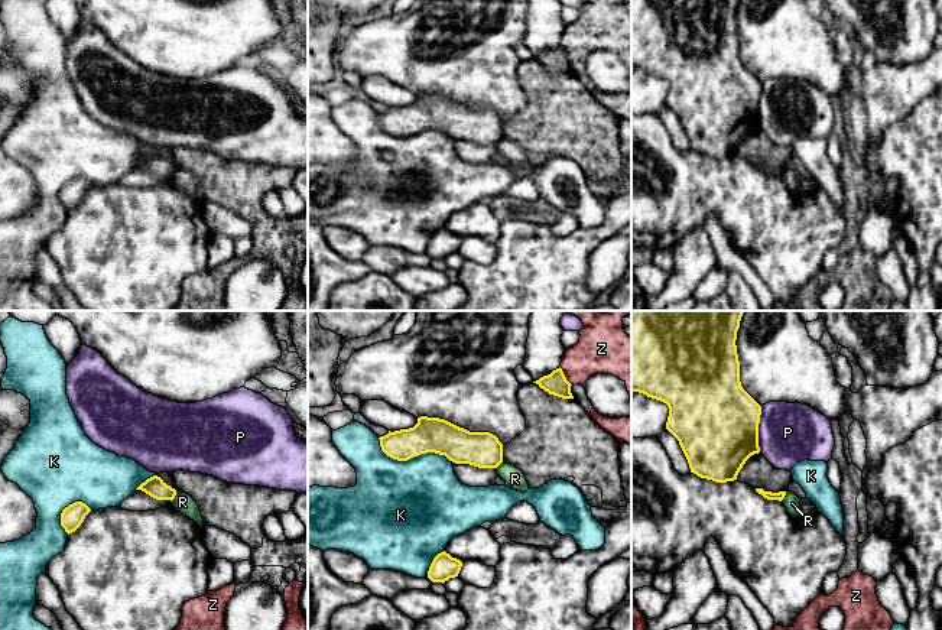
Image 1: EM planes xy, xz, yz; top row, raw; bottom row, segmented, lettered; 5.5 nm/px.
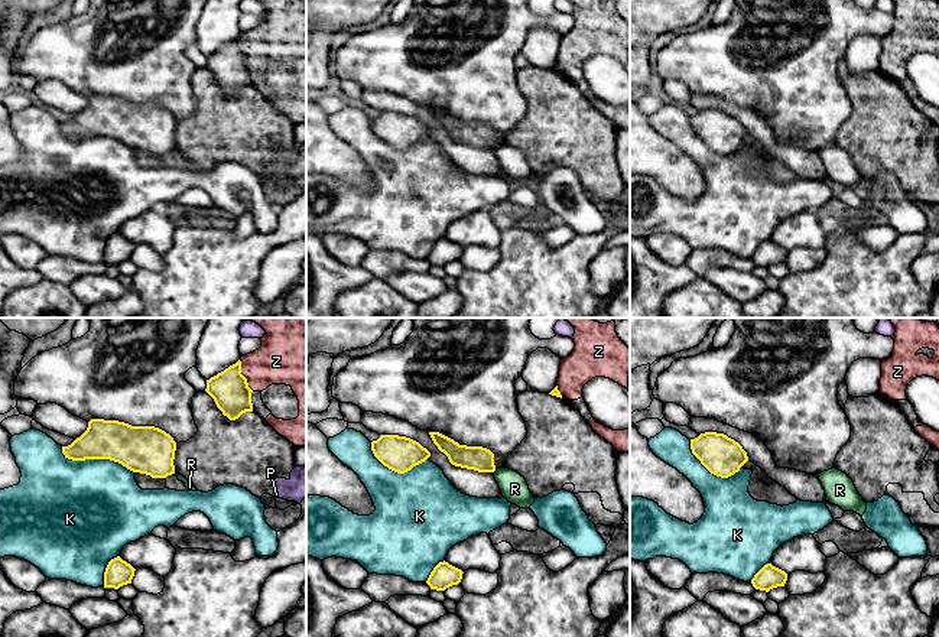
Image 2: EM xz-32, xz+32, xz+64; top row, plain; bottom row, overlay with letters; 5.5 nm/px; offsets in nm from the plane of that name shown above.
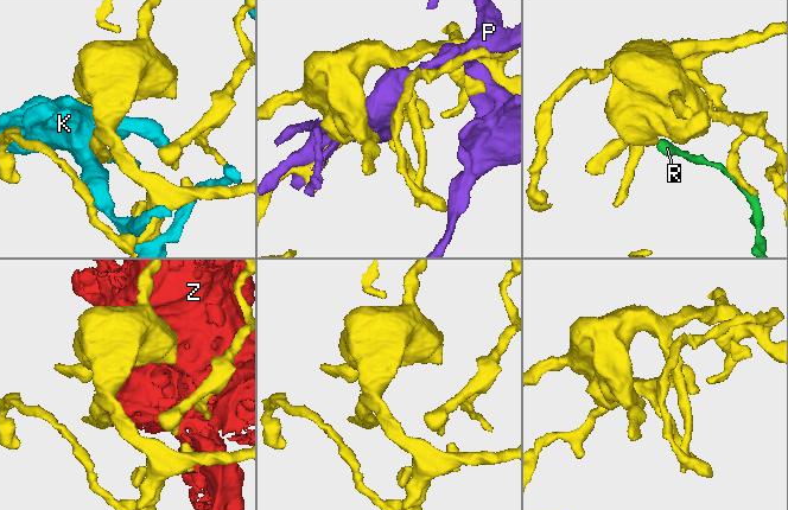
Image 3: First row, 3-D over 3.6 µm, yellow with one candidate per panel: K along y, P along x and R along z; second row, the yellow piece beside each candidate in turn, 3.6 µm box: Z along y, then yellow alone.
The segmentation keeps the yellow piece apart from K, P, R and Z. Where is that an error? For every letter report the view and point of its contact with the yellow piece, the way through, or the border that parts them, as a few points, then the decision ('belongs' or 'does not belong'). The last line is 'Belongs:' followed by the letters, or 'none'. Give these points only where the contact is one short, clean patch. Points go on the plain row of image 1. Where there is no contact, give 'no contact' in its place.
K: contact xz (411, 133); does not belong
P: contact yz (757, 106); does not belong
R: contact xy (175, 171); border xy (176, 168), (171, 177); does not belong
Z: contact xz (564, 52); does not belong
Belongs: none

